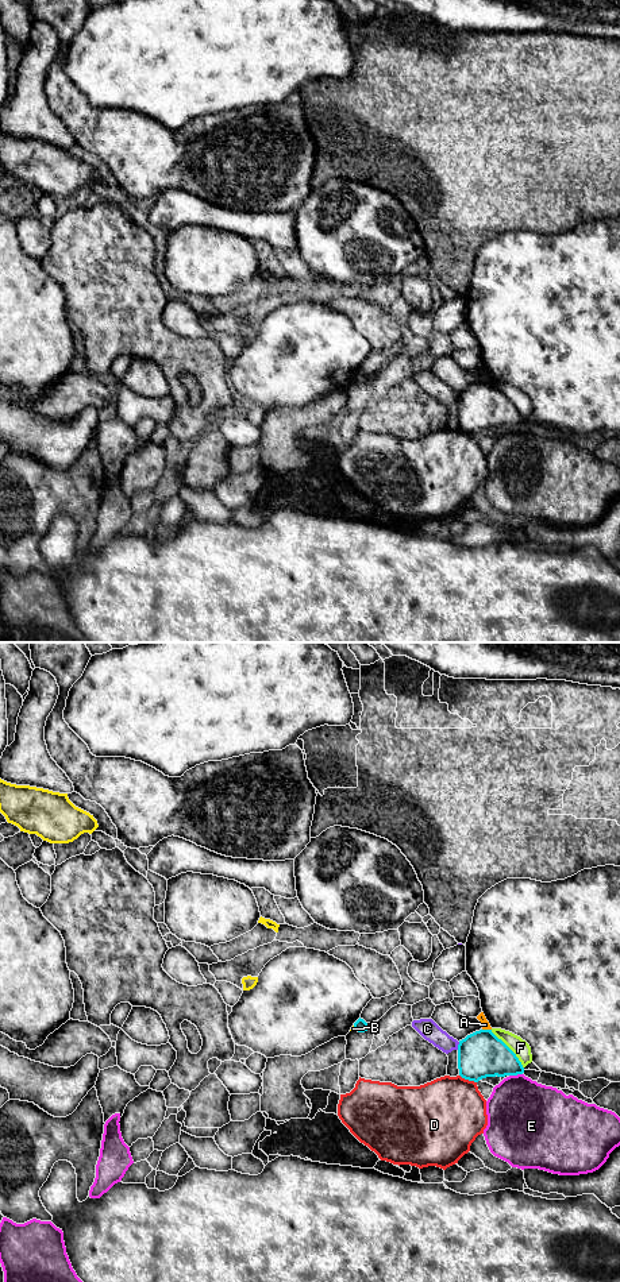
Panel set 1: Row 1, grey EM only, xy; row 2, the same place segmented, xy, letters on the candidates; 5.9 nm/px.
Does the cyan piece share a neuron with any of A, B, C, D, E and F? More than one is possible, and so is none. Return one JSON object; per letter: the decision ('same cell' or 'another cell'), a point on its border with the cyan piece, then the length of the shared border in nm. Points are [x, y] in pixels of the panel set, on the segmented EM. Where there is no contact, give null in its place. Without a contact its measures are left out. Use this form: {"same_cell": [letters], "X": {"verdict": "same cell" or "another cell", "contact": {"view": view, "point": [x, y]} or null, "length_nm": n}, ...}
{"same_cell": [], "A": {"verdict": "another cell", "contact": {"view": "xy", "point": [486, 1030]}, "length_nm": 60}, "B": {"verdict": "another cell", "contact": {"view": "xy", "point": [354, 1027]}, "length_nm": 30}, "C": {"verdict": "another cell", "contact": {"view": "xy", "point": [458, 1046]}, "length_nm": 50}, "D": {"verdict": "another cell", "contact": {"view": "xy", "point": [468, 1078]}, "length_nm": 120}, "E": {"verdict": "another cell", "contact": {"view": "xy", "point": [515, 1074]}, "length_nm": 80}, "F": {"verdict": "another cell", "contact": {"view": "xy", "point": [509, 1049]}, "length_nm": 300}}

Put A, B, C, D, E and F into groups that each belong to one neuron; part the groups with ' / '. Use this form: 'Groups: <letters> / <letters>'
Groups: A / B / C / D / E / F

